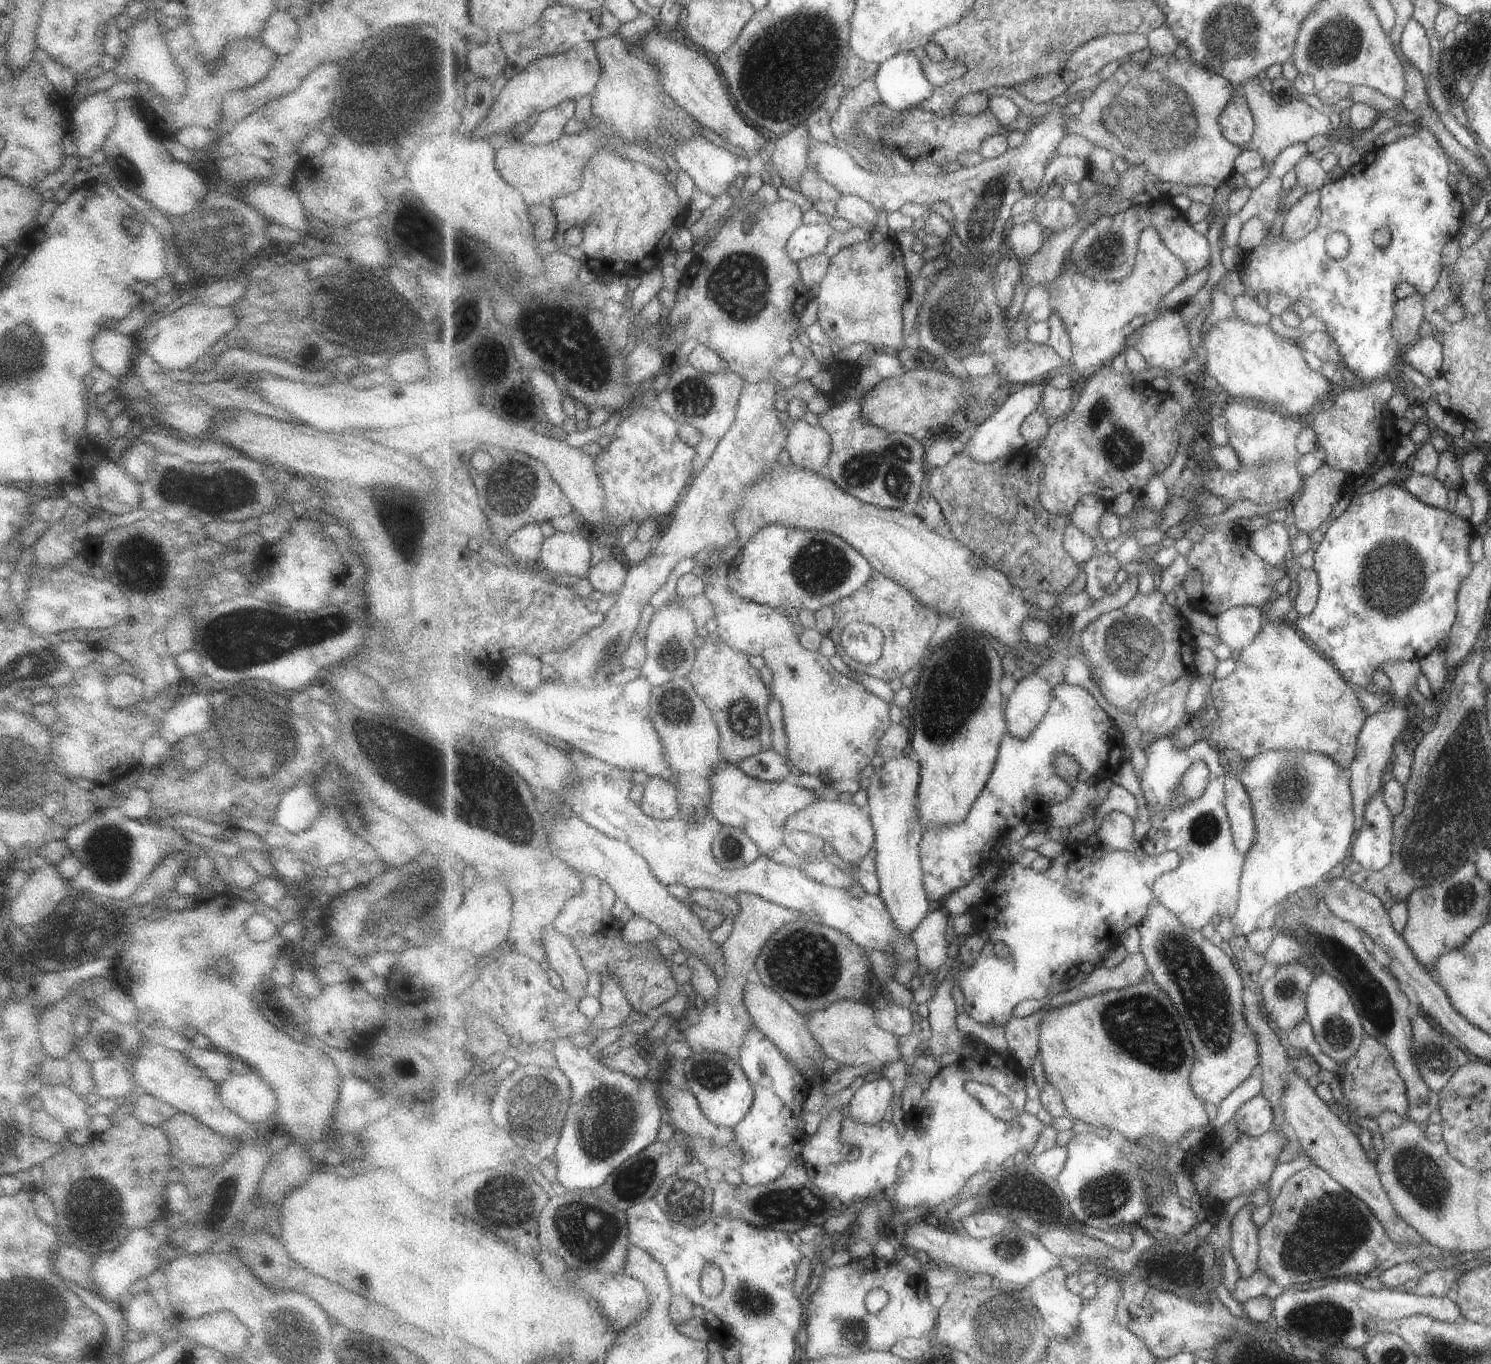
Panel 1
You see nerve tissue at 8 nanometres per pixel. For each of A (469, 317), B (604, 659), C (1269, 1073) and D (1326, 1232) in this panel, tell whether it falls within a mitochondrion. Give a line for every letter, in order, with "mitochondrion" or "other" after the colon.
A: mitochondrion
B: mitochondrion
C: other
D: mitochondrion

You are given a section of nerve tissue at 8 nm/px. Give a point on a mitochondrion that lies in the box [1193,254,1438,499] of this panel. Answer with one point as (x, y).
(1266, 470)

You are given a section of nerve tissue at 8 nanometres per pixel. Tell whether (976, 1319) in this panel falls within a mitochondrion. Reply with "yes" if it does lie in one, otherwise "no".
yes

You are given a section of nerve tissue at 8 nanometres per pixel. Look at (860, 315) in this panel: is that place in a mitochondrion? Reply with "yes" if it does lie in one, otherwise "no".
no

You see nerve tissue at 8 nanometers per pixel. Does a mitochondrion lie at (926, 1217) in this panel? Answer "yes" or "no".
no

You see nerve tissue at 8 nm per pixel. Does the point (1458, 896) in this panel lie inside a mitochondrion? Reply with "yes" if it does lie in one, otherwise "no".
yes

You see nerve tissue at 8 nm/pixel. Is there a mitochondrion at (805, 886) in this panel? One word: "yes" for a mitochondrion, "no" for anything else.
no

